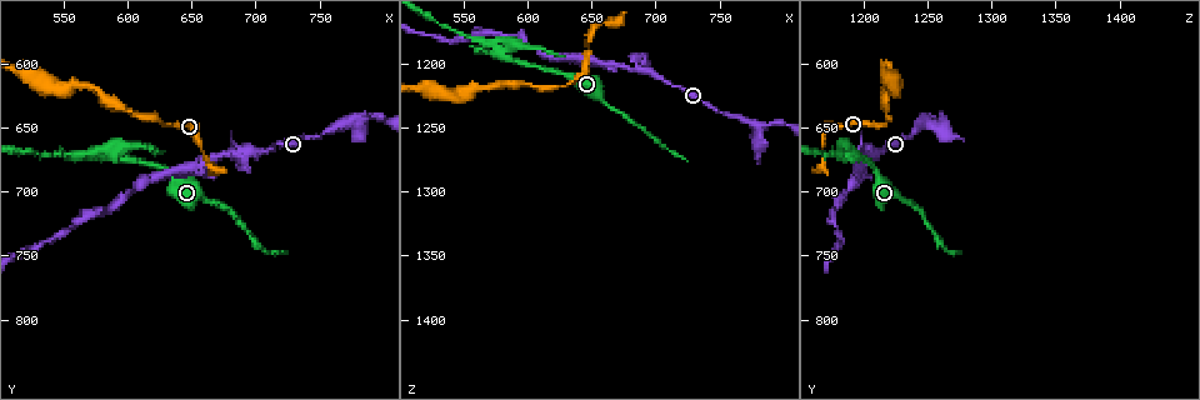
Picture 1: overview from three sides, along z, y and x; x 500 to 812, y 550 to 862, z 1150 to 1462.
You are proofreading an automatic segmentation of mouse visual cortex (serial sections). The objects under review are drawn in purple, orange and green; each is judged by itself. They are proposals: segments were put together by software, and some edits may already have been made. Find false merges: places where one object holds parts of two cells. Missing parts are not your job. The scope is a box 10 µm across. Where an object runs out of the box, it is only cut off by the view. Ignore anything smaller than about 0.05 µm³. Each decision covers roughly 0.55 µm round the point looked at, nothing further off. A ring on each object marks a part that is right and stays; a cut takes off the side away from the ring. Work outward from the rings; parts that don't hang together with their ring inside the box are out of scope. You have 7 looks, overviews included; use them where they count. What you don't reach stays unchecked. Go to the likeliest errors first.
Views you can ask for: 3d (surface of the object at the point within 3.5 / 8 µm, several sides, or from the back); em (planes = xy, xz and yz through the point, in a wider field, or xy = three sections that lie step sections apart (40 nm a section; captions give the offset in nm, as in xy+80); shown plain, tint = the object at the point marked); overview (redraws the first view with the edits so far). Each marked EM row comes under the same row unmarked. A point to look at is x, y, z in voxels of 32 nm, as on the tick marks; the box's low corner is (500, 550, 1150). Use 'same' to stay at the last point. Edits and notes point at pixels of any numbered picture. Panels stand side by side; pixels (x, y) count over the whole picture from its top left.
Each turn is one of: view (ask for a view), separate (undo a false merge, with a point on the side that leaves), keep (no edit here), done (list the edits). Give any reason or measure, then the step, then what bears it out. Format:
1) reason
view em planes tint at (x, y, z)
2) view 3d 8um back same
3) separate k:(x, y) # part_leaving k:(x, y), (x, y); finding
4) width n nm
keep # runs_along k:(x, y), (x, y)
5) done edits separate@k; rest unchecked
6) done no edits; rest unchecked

sharp bend
view 3d 8um back at (772, 646, 1246)

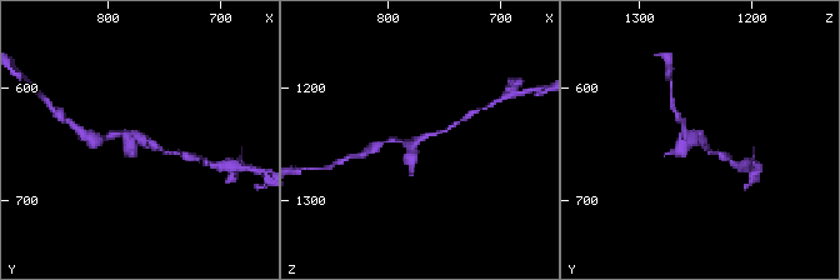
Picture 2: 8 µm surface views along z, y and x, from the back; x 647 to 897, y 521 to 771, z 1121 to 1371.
view em xy step 2 tint same

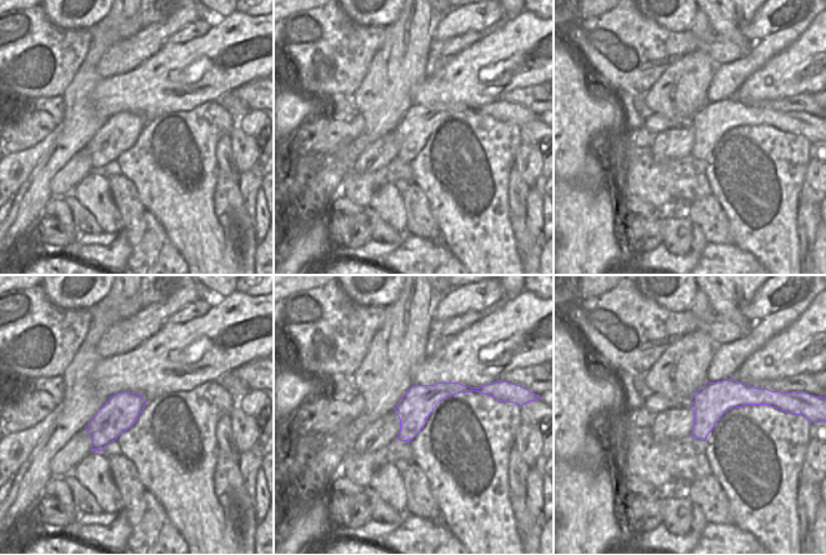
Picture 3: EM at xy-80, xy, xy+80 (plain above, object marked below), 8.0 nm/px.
keep # runs_along 2:(449, 126), (411, 146), (411, 169); all the same cell

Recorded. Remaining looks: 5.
arms part here
view 3d 8um at (580, 670, 1192)

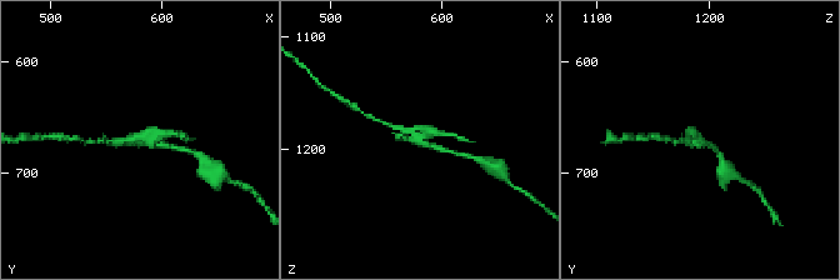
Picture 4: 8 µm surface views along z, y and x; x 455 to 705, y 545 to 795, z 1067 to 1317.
zoom in
view 3d 3.5um same

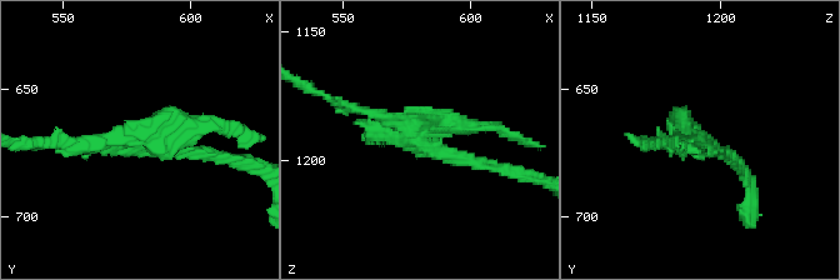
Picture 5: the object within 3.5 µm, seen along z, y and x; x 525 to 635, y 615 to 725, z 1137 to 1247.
now the EM
view em xy step 5 tint at (581, 669, 1192)

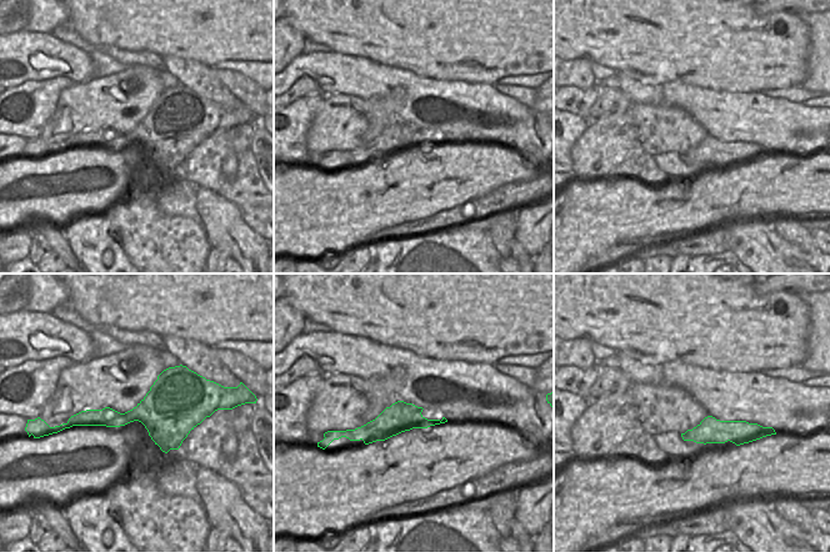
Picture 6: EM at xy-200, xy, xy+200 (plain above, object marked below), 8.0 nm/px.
width 240 nm
keep # runs_along 6:(431, 422), (351, 432); all the same cell

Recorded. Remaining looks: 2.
done no edits; rest unchecked

